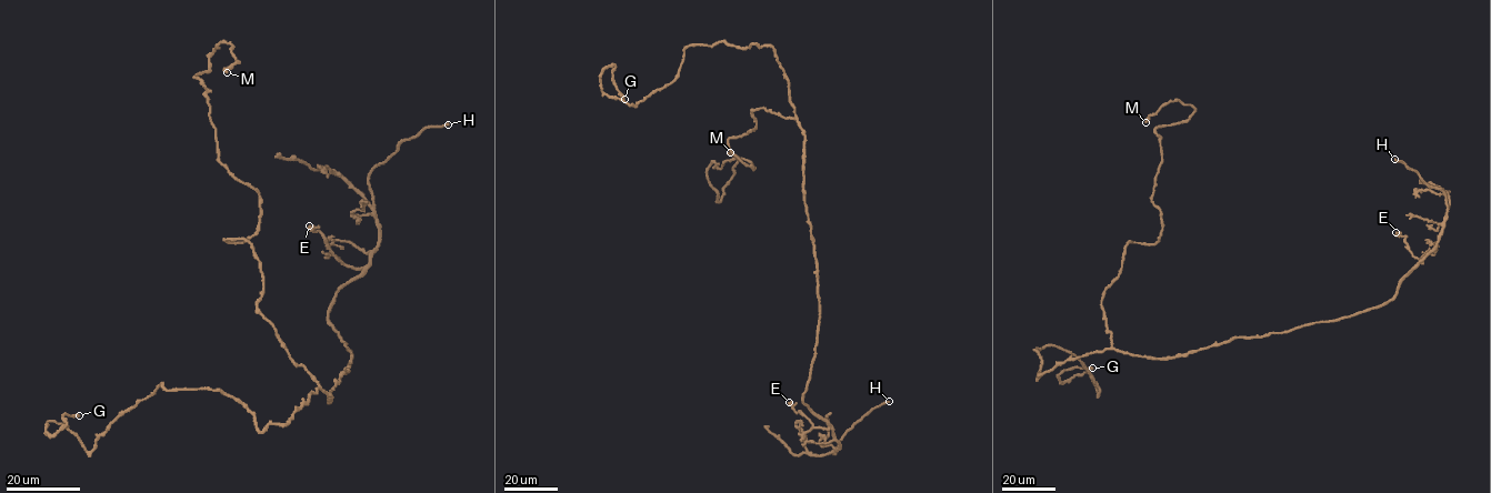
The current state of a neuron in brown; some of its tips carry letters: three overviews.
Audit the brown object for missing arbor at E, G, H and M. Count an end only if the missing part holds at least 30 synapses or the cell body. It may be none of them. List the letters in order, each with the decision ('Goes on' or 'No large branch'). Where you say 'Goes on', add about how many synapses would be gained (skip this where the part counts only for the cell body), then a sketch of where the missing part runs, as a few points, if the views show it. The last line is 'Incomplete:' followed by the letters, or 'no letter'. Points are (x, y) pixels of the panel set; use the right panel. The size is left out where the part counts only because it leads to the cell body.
E: No large branch
G: No large branch
H: Goes on. Course of what is missing: (1394, 159), (1390, 154), (1391, 146)
M: No large branch
Incomplete: H

